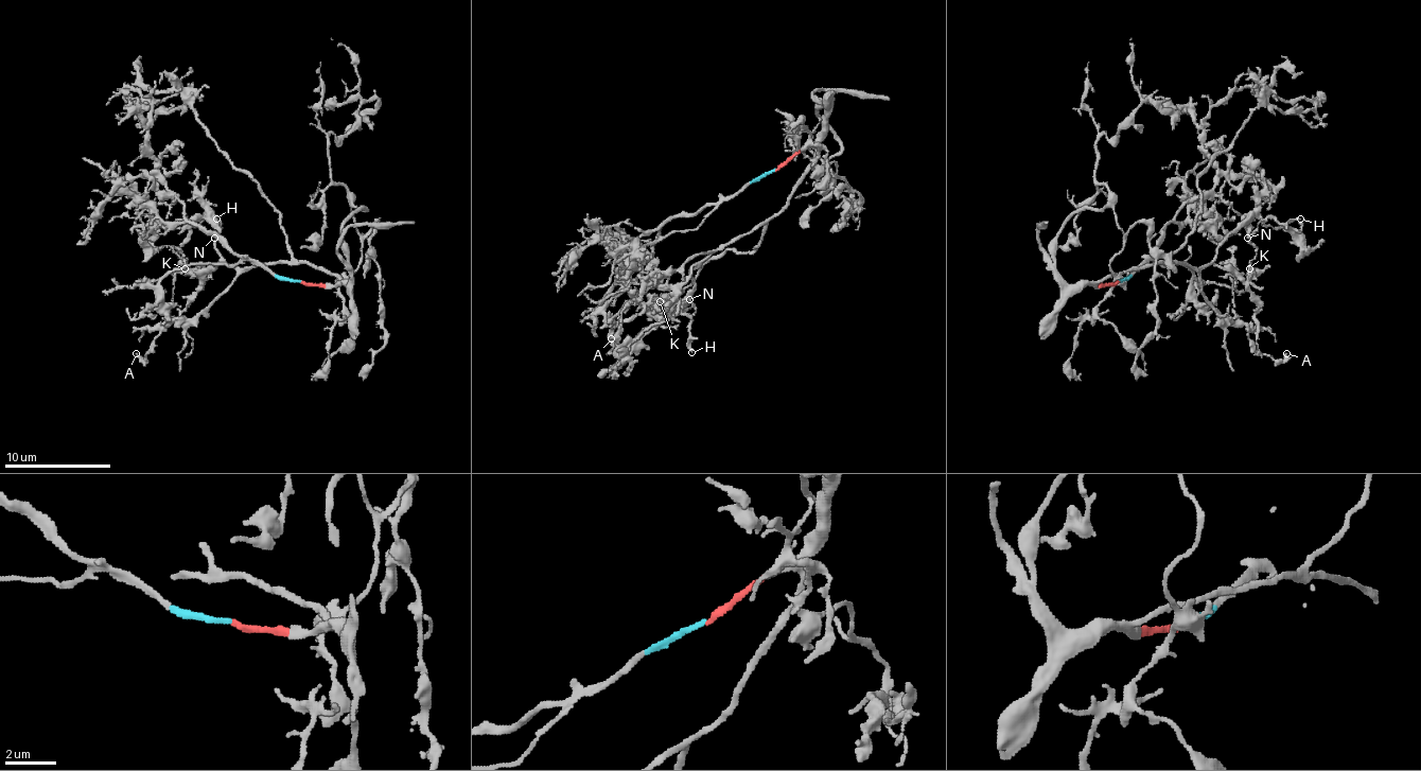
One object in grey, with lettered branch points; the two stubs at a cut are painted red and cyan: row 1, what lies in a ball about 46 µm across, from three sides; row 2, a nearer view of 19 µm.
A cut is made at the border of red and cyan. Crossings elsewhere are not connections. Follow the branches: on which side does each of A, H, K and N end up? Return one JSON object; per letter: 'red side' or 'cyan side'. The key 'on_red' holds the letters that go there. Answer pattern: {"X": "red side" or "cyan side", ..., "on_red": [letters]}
{"A": "red side", "H": "red side", "K": "red side", "N": "red side", "on_red": ["A", "H", "K", "N"]}

